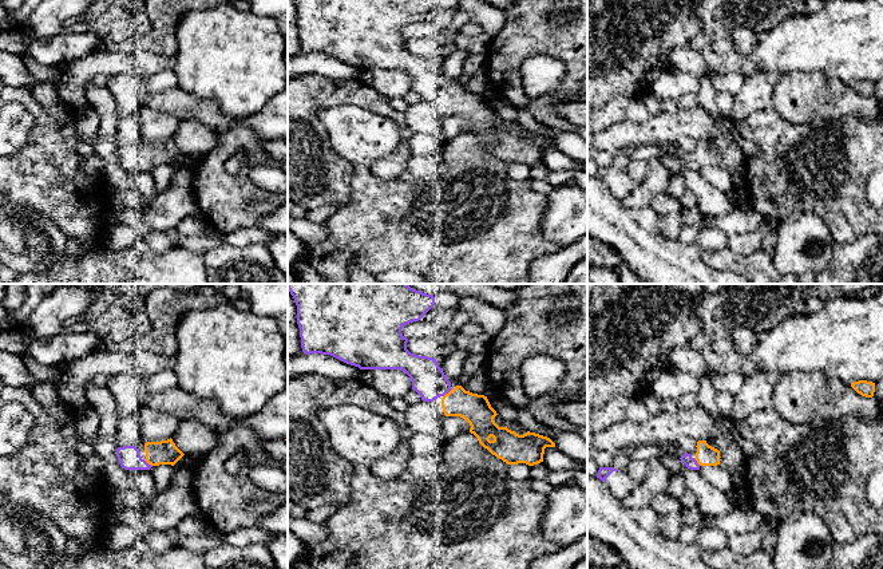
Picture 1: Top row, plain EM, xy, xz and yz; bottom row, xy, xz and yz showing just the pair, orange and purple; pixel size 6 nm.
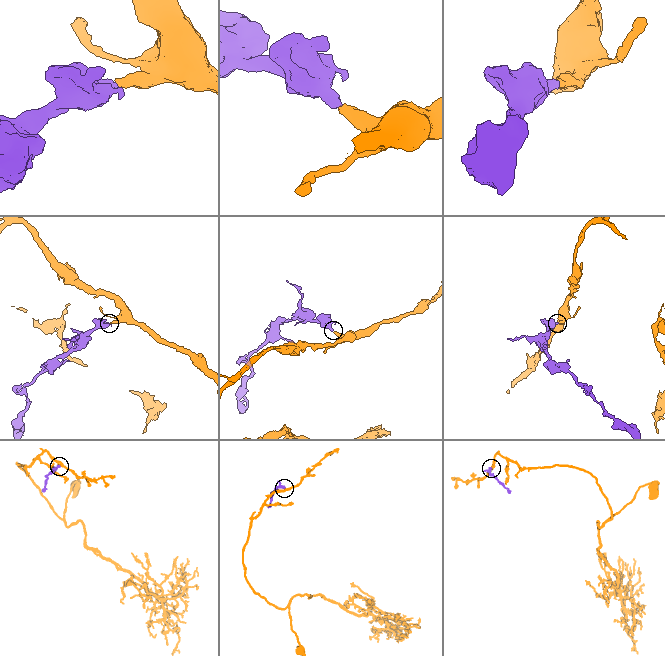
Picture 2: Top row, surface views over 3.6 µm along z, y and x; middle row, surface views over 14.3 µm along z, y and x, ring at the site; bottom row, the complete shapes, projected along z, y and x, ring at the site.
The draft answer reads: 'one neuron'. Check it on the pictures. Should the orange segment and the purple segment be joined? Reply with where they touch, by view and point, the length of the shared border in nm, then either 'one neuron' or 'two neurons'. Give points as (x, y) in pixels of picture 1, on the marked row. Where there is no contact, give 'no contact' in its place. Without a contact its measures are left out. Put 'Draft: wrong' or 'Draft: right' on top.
Draft: right
xz (448, 392) | 80 nm | one neuron

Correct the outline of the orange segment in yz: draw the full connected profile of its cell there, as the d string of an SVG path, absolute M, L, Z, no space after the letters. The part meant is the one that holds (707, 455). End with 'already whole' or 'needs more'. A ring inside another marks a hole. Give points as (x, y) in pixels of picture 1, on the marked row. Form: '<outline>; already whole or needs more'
M706 440L697 442L697 453L693 458L685 453L680 459L690 470L700 470L701 466L717 466L720 465L720 451L706 443Z; needs more

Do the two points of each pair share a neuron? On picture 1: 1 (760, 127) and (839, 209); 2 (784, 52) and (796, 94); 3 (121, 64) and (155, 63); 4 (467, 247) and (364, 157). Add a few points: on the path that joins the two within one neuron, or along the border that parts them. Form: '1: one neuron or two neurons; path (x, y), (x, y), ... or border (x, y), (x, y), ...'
1: one neuron; path (776, 157), (796, 201), (810, 204)
2: two neurons; border (820, 72), (787, 71), (781, 74)
3: one neuron; path (129, 63), (147, 63)
4: one neuron; path (432, 238), (407, 234), (368, 192)

